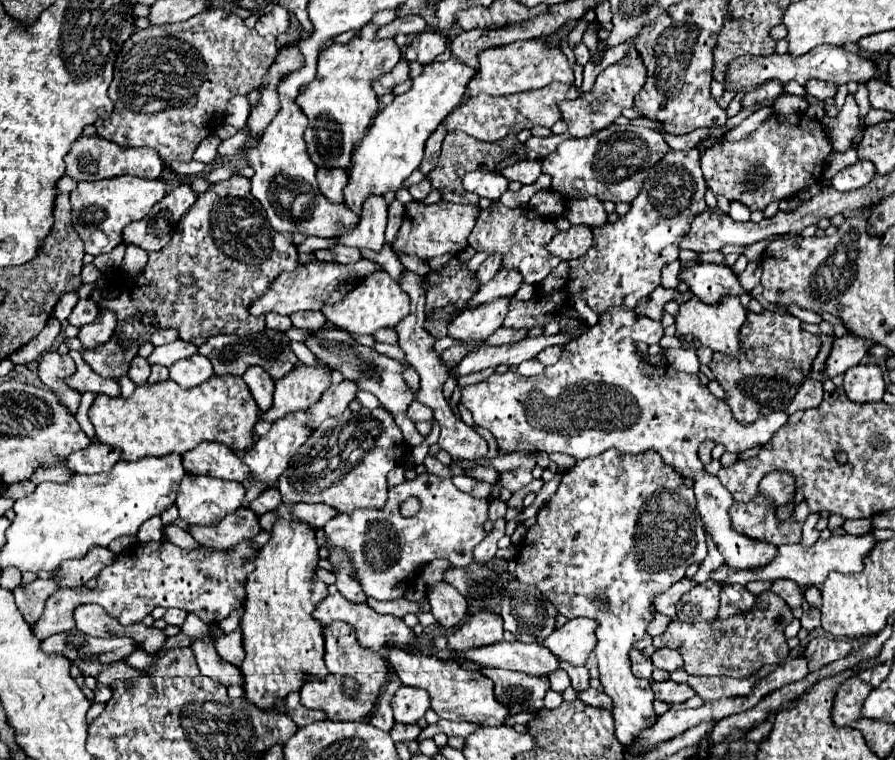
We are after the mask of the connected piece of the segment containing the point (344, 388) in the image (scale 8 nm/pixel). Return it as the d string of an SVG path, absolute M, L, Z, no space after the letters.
M343 380L337 386L329 386L329 390L325 390L321 400L309 408L309 414L311 414L309 428L315 430L323 420L331 416L337 418L349 406L349 402L355 400L355 392L357 392L357 386L349 380Z

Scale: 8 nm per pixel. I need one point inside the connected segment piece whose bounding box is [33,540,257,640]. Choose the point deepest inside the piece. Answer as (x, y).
(210, 583)

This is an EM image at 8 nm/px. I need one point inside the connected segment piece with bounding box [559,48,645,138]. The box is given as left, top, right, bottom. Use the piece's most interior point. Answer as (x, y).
(614, 90)

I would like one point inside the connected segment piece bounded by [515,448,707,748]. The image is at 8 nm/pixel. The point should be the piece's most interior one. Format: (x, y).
(620, 528)

